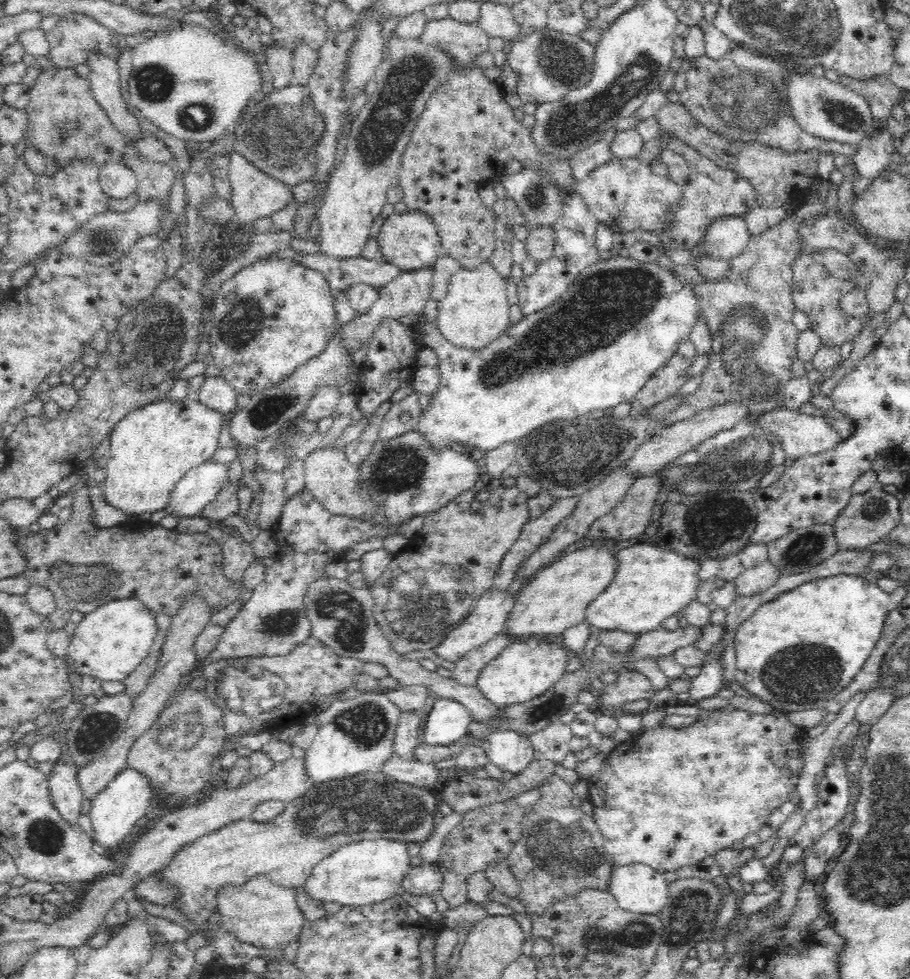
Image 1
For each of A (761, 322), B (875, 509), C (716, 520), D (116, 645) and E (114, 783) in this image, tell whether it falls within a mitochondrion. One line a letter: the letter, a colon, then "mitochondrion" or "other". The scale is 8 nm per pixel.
A: other
B: mitochondrion
C: mitochondrion
D: other
E: other

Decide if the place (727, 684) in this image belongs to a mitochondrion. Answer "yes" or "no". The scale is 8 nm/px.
no

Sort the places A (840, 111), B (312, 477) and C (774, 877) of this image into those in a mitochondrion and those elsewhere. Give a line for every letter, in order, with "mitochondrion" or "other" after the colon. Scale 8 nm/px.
A: mitochondrion
B: other
C: other

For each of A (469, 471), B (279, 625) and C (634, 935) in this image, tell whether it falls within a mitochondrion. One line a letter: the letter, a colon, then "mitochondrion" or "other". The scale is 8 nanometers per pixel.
A: other
B: mitochondrion
C: mitochondrion

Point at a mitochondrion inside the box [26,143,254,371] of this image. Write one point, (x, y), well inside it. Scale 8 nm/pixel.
(101, 241)

